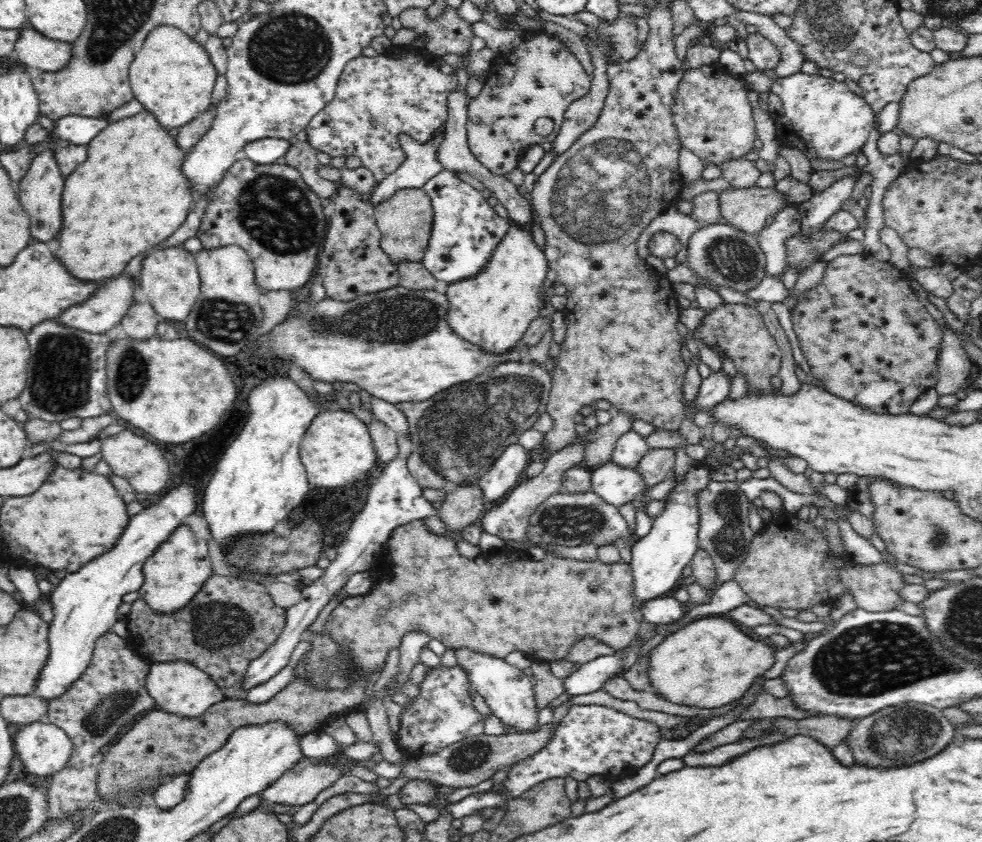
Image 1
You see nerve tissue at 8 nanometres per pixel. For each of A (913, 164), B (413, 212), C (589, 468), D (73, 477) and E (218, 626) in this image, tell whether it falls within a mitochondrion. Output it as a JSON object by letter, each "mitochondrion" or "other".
{"A":"other","B":"mitochondrion","C":"other","D":"other","E":"mitochondrion"}

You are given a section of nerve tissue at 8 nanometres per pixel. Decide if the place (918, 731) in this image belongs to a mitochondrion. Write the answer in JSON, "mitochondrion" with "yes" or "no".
{"mitochondrion":"yes"}

